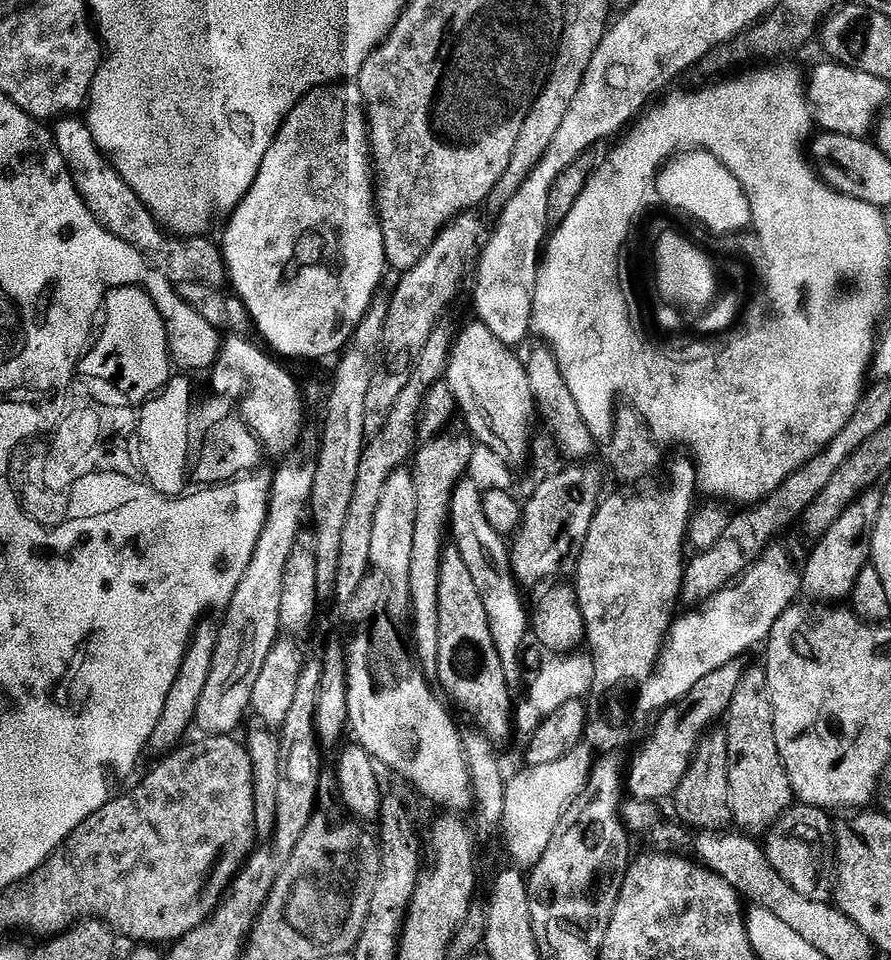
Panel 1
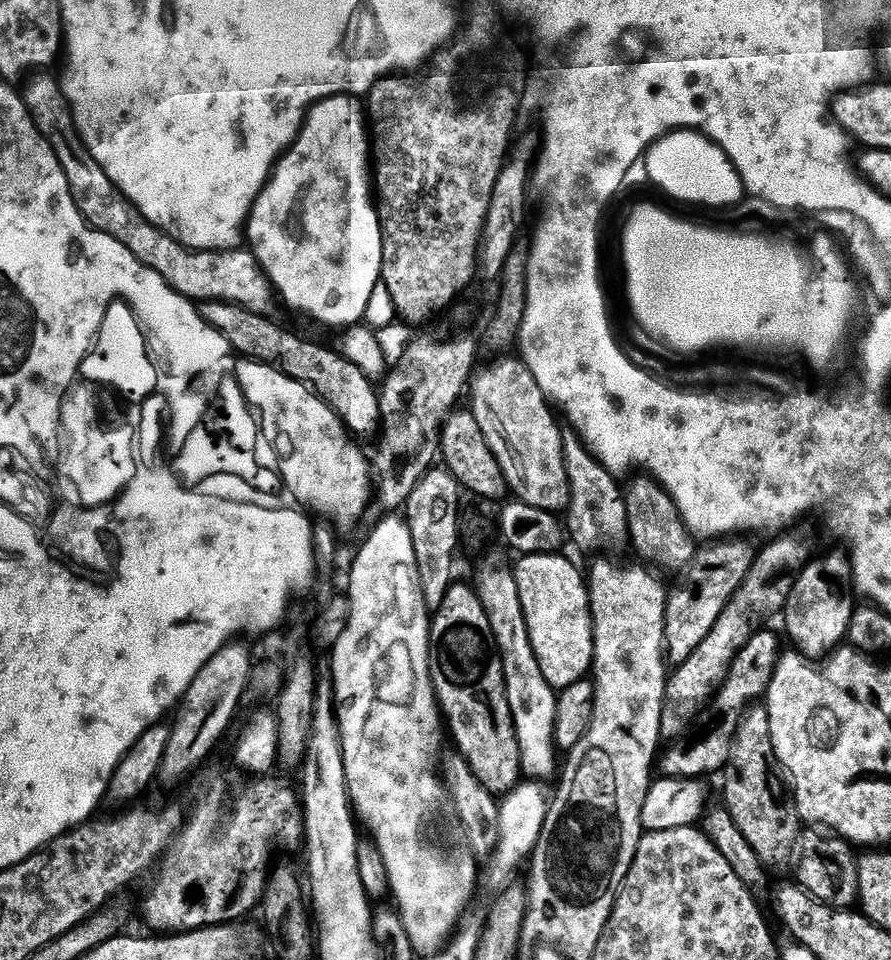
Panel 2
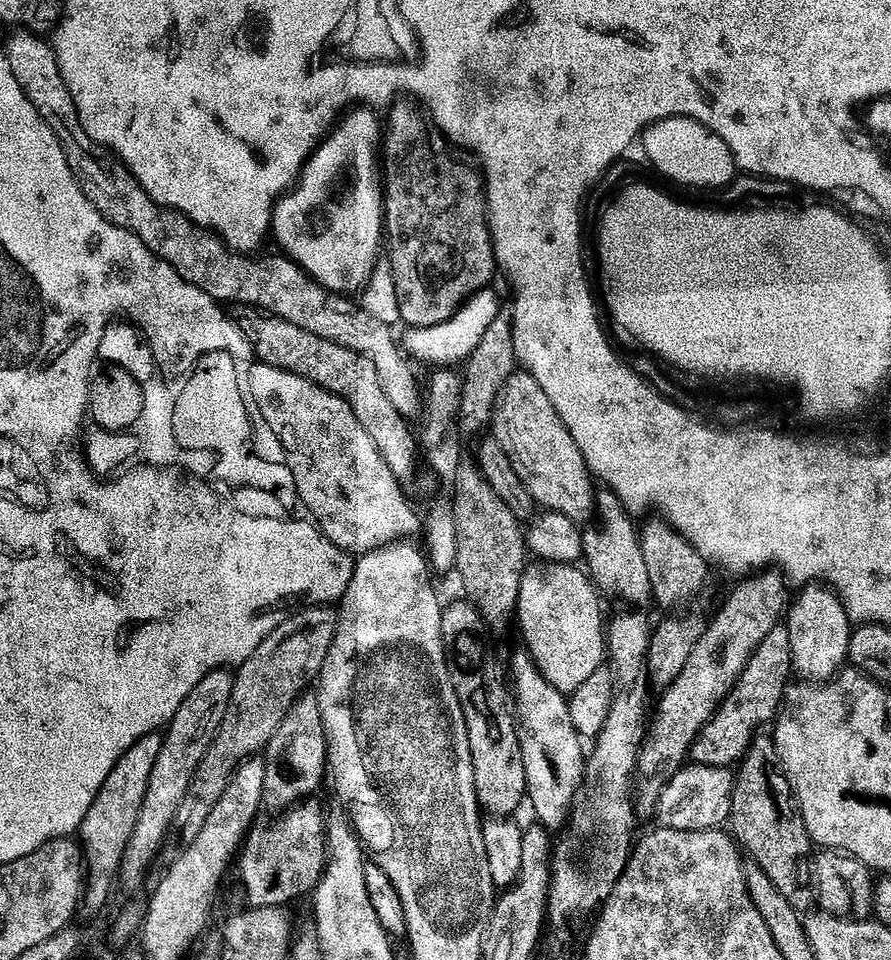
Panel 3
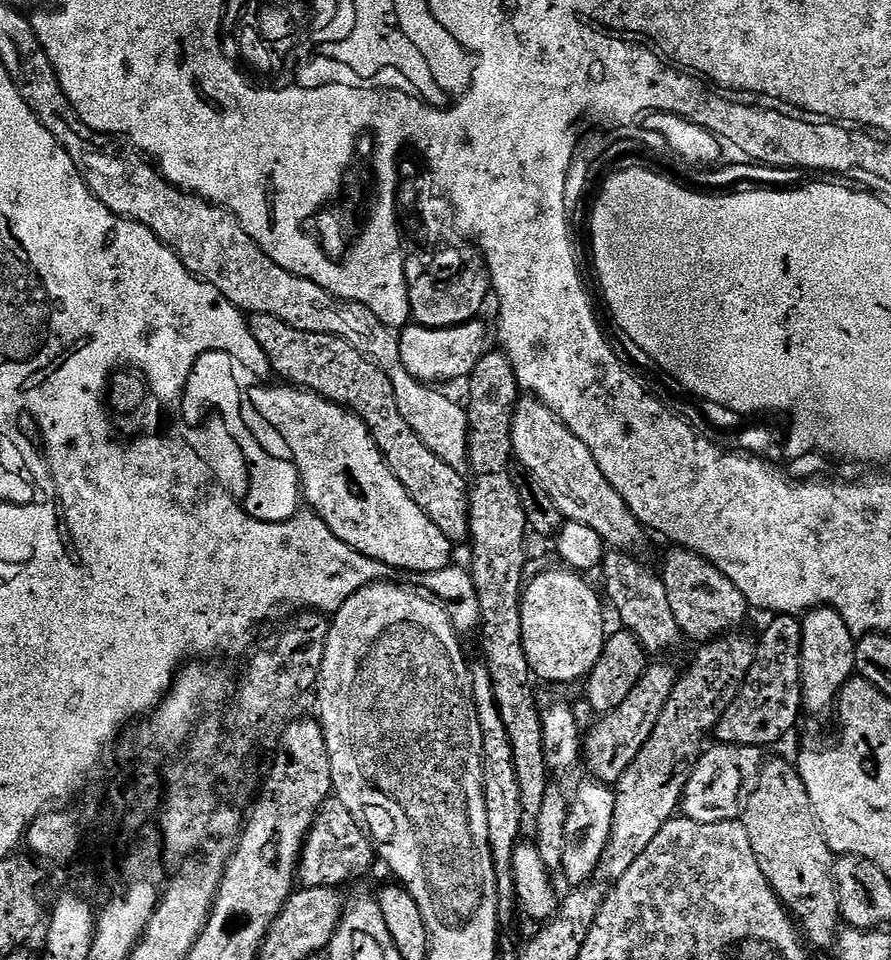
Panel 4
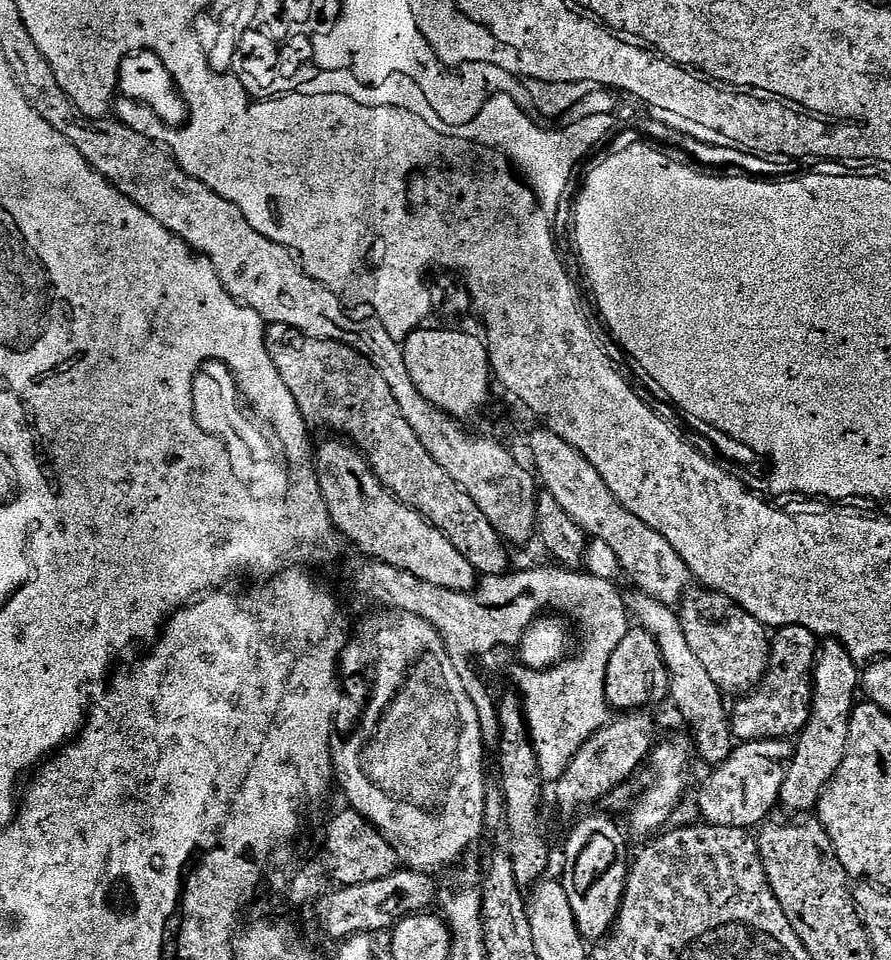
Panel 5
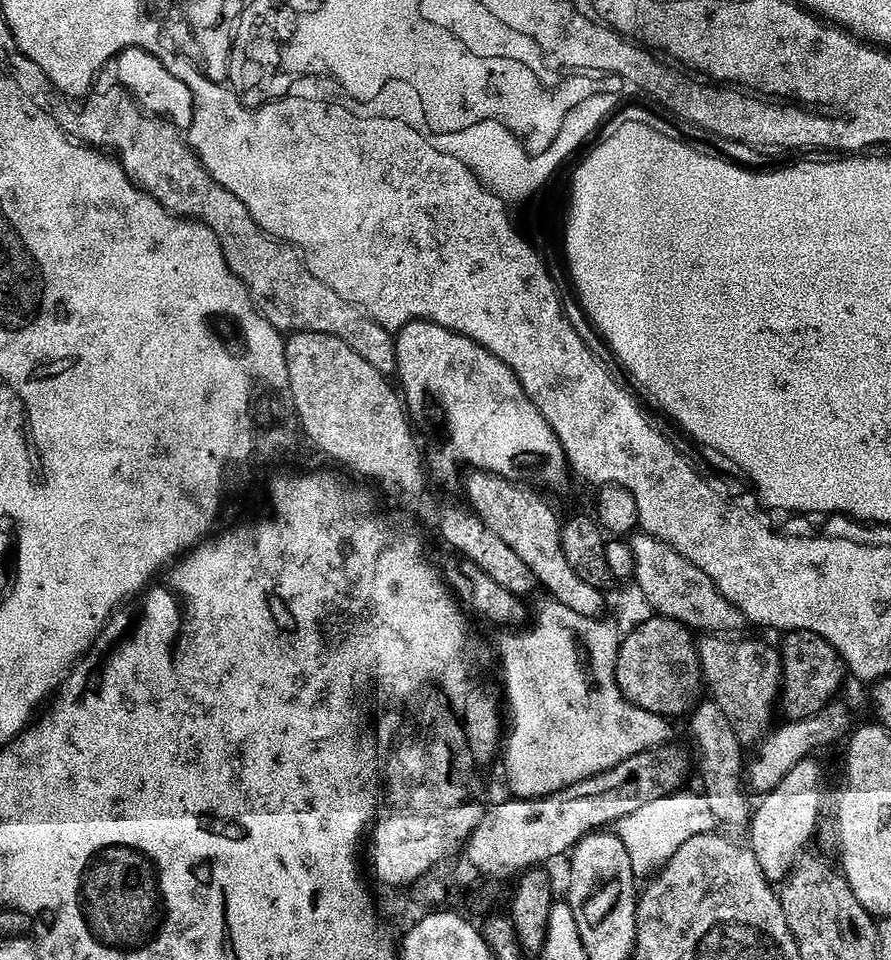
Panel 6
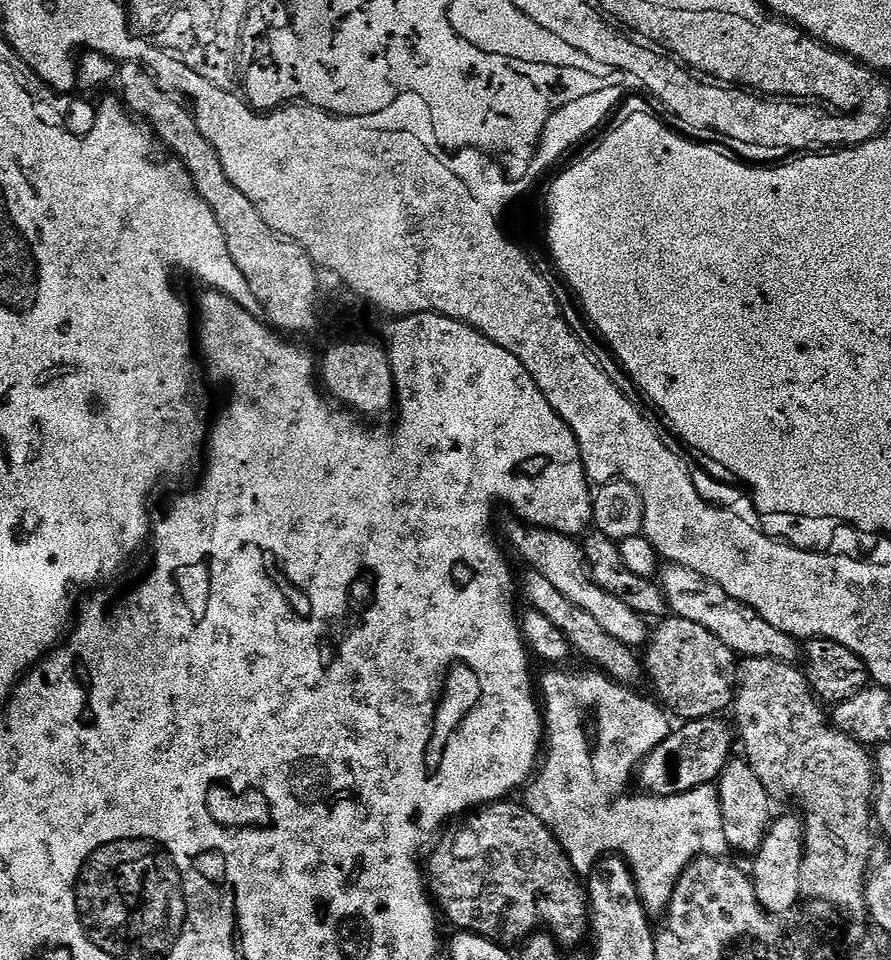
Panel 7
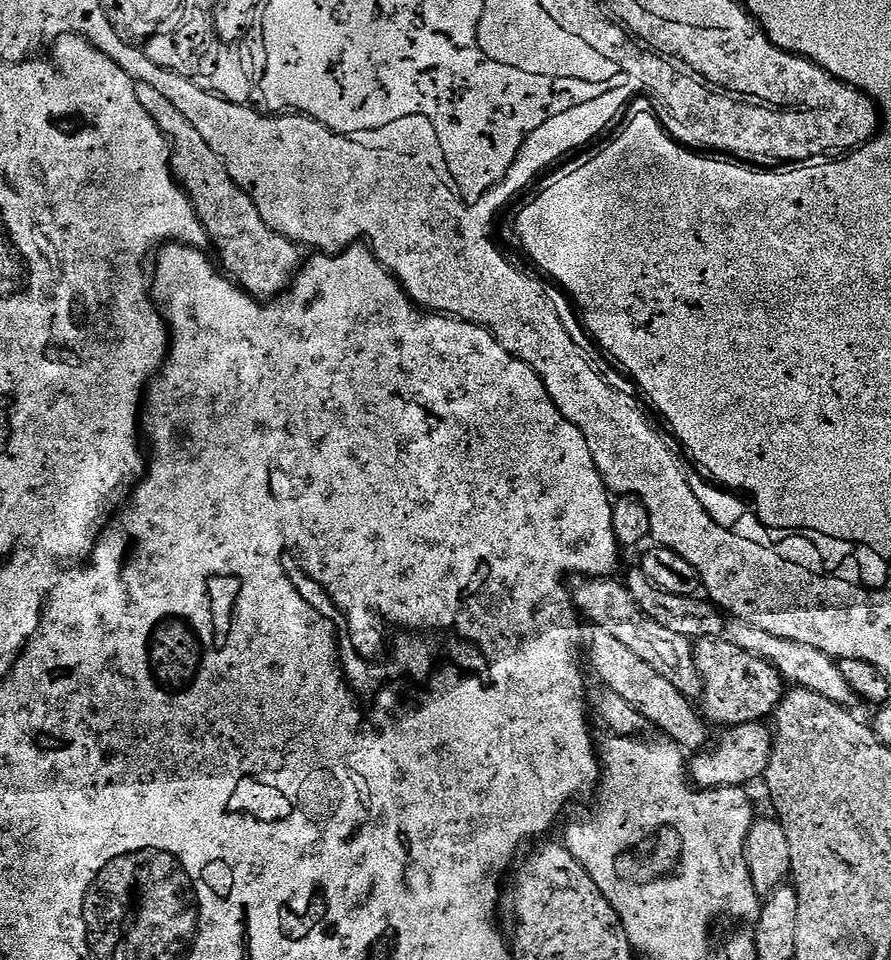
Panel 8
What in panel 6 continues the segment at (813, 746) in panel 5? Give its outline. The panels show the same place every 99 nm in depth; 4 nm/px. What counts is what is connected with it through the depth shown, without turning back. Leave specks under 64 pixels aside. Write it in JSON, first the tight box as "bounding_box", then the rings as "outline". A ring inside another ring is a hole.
{"bounding_box":[750,758,824,882],"outline":[[[809,758],[798,762],[782,778],[782,782],[778,783],[777,788],[761,799],[764,801],[761,802],[760,809],[757,807],[751,817],[752,841],[750,841],[750,847],[752,853],[758,858],[758,864],[762,866],[769,882],[783,882],[788,879],[788,875],[805,855],[804,847],[811,842],[812,835],[815,834],[816,827],[820,824],[820,811],[824,808],[824,768],[816,760],[818,759]]]}

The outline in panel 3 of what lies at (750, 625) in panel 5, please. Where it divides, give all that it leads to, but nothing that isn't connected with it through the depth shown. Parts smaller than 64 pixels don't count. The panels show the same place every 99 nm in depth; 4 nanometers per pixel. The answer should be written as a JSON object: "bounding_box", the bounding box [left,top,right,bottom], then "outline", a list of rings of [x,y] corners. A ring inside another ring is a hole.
{"bounding_box":[639,519,709,608],"outline":[[[667,519],[652,520],[639,533],[646,569],[649,571],[650,592],[664,608],[672,608],[688,600],[704,584],[708,576],[709,561],[704,559],[700,549],[688,541],[679,529]]]}

